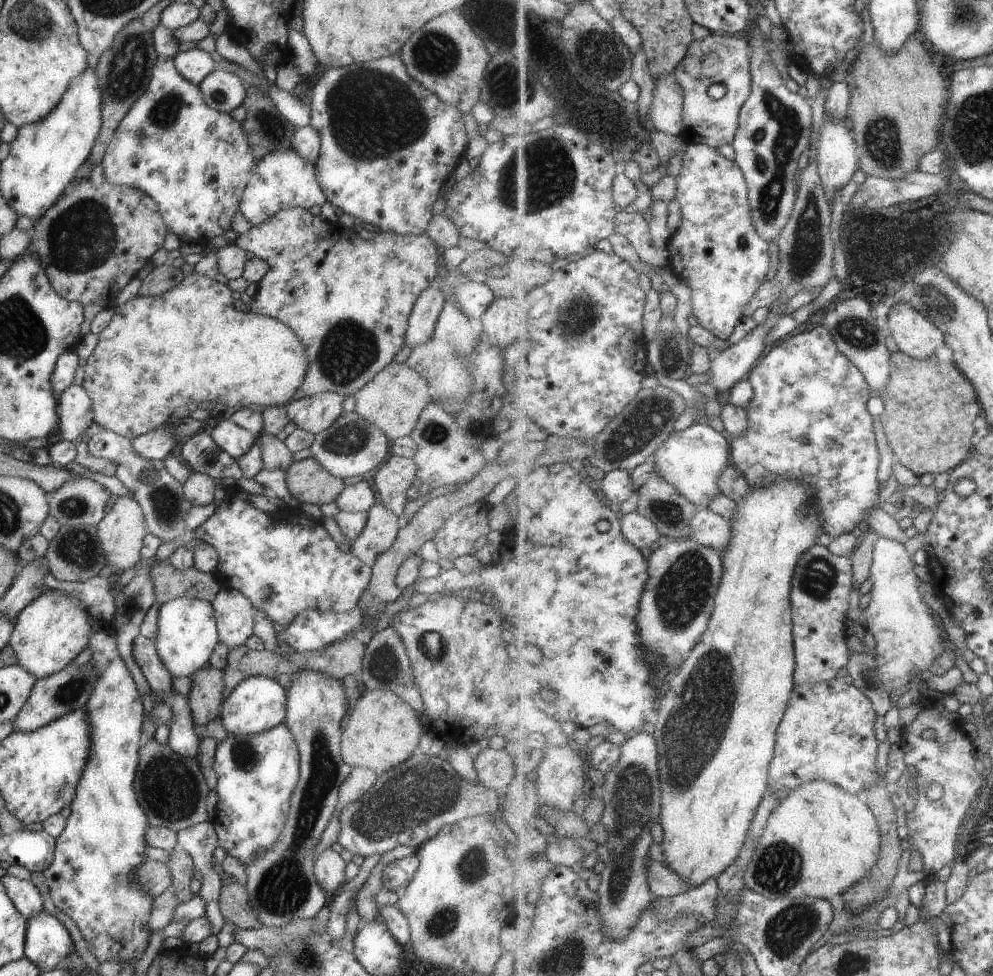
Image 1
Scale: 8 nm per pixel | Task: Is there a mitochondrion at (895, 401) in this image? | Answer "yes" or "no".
no

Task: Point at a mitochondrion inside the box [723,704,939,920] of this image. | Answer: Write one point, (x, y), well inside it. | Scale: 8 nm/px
(779, 866)

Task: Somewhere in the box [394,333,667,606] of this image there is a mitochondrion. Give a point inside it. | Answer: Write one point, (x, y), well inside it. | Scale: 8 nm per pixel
(434, 432)

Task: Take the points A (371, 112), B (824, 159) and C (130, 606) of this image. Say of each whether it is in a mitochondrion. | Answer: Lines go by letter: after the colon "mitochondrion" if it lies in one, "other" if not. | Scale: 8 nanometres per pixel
A: mitochondrion
B: other
C: mitochondrion

